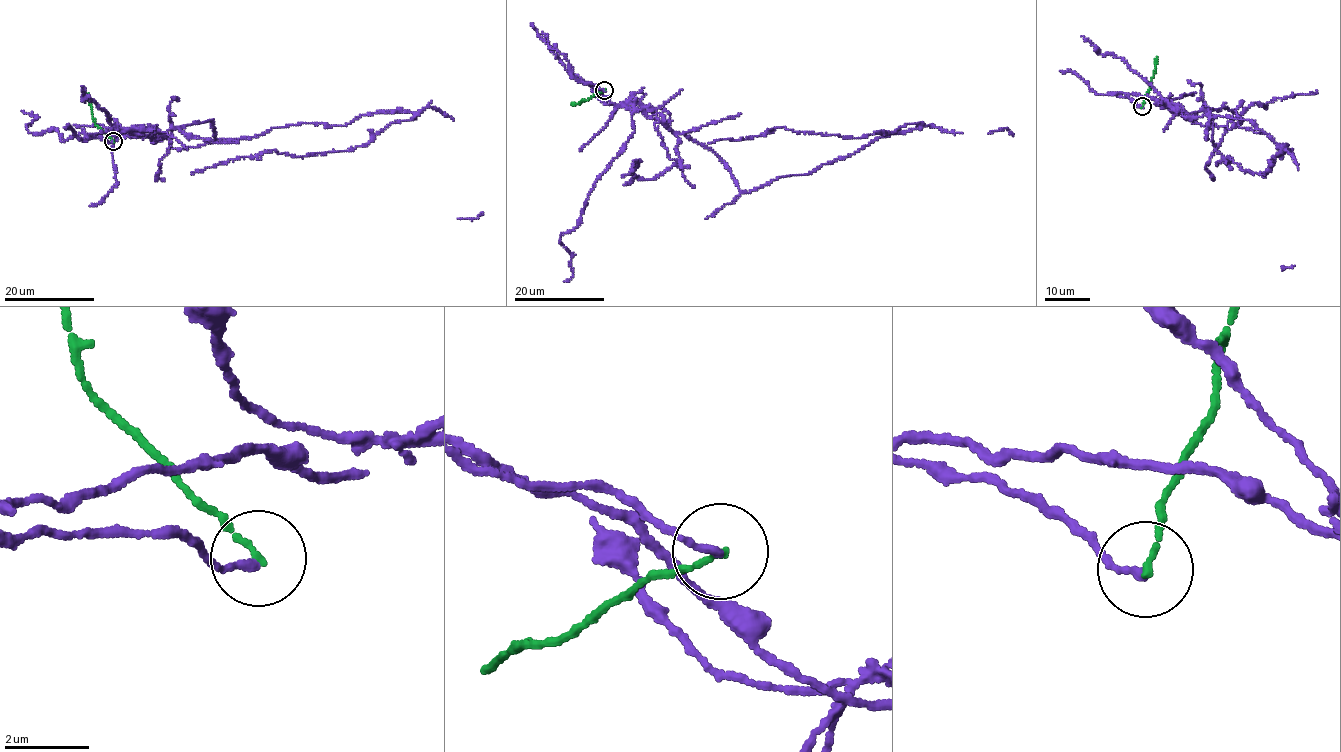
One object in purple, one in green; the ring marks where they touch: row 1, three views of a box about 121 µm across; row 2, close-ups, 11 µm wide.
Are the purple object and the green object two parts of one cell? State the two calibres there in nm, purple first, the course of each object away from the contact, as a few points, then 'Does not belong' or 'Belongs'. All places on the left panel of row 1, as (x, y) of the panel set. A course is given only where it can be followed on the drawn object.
Thickness 170 nm (purple) against 150 nm. Course of purple: (112, 141), (85, 137), (211, 120), (214, 139), (238, 139), (413, 114), (348, 150), (191, 174). Course of green: (113, 140), (94, 123), (87, 93). Does not belong

